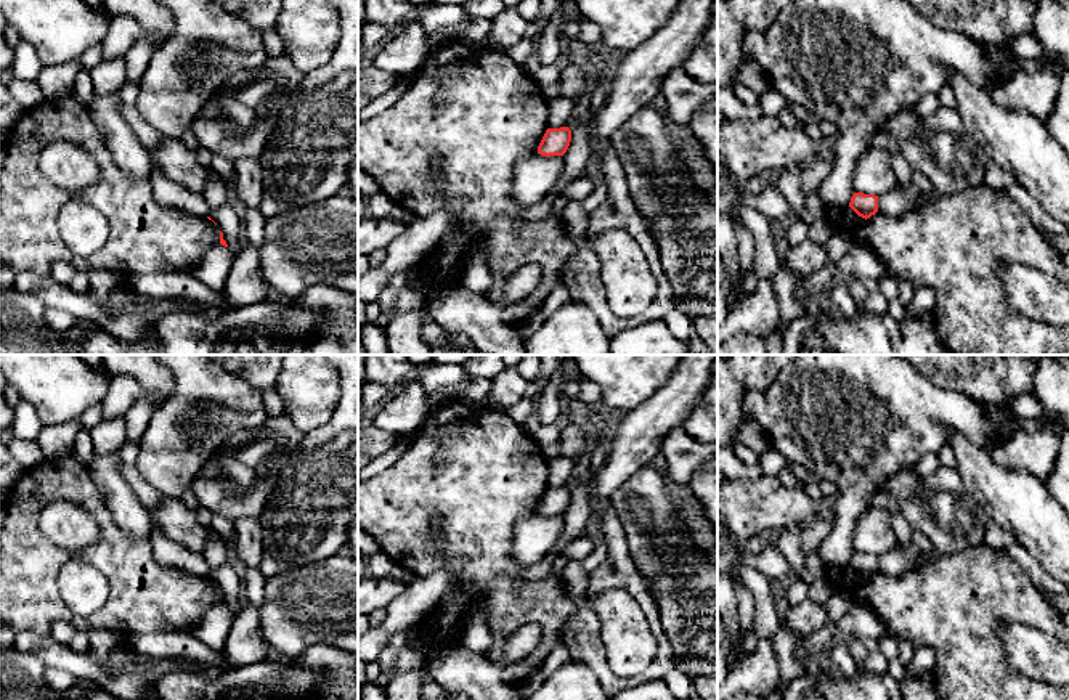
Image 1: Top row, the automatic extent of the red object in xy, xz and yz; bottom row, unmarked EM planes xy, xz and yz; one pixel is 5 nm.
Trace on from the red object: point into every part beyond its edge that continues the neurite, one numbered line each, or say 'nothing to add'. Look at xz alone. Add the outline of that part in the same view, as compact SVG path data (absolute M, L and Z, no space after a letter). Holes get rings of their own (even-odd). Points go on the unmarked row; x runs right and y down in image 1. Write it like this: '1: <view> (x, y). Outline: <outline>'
nothing to add

